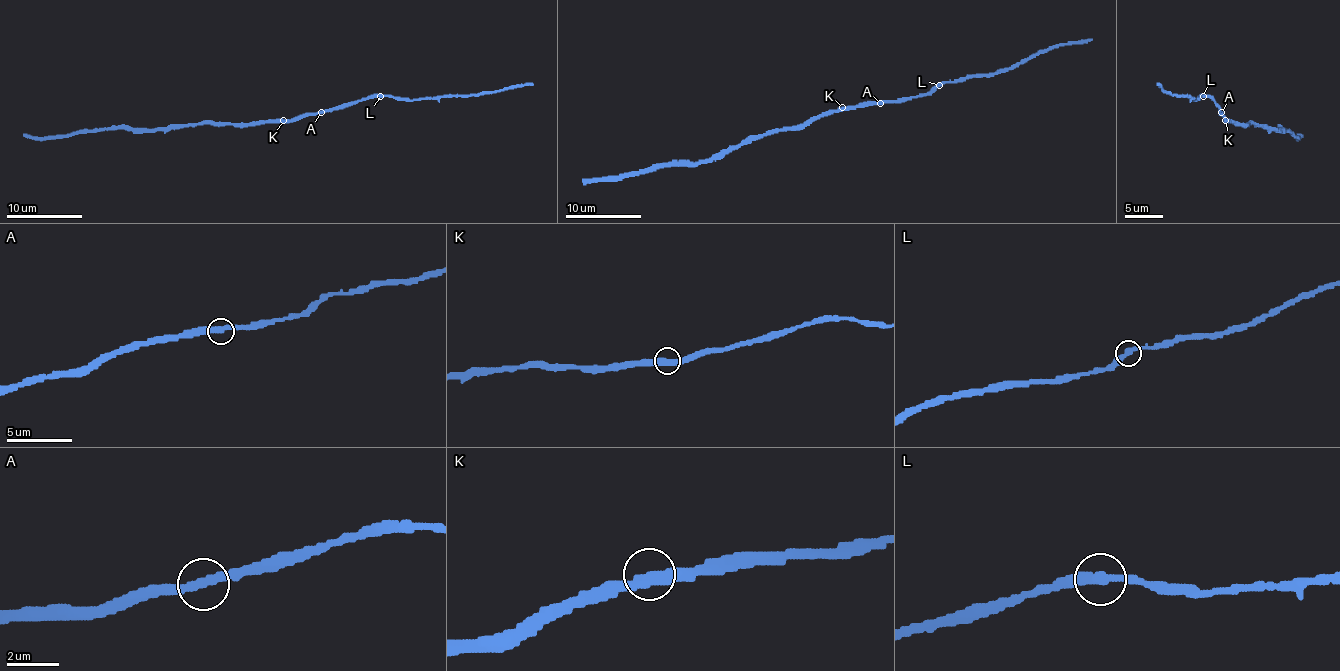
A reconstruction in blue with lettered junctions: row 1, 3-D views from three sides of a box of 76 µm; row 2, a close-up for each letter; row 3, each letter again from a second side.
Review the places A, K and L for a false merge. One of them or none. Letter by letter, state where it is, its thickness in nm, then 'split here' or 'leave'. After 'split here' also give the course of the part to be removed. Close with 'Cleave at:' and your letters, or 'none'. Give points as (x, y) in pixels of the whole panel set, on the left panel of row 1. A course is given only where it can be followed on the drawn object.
A: (321, 112) | 360 nm | leave
K: (283, 120) | 400 nm | leave
L: (380, 96) | 360 nm | leave
Cleave at: none

